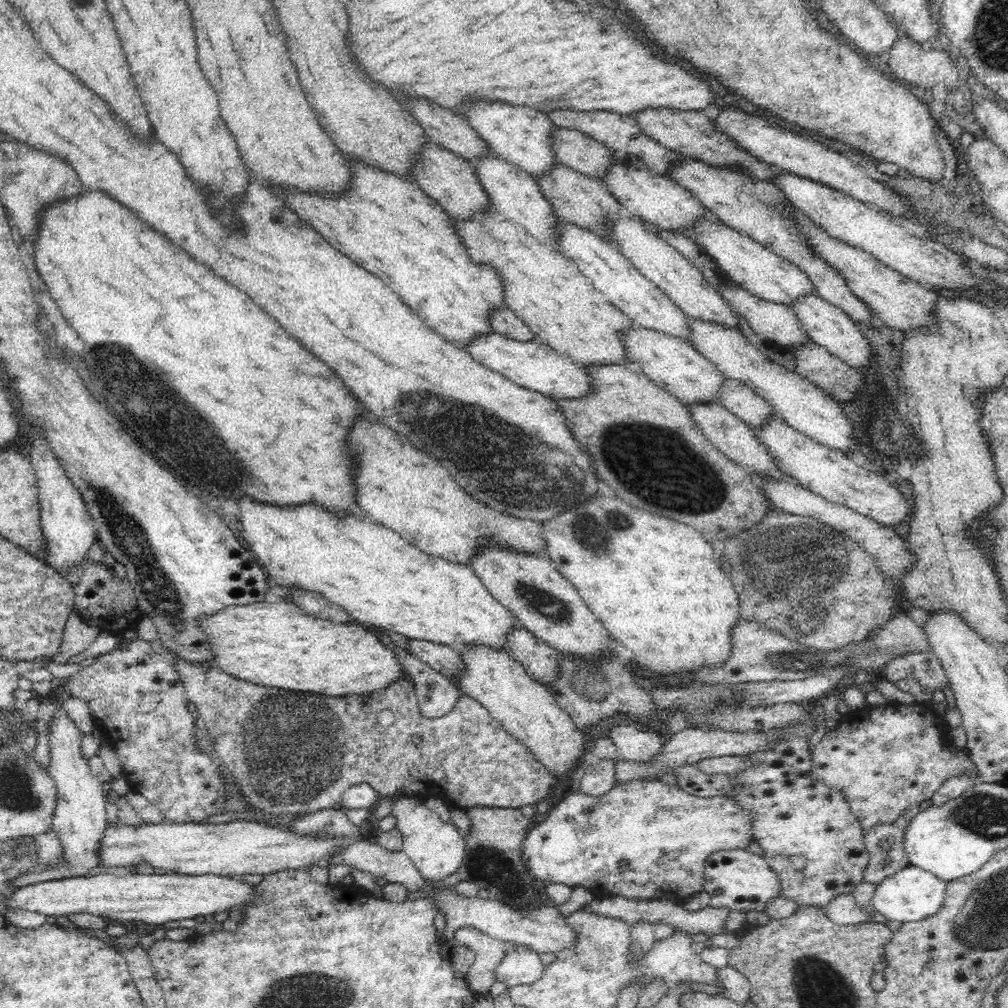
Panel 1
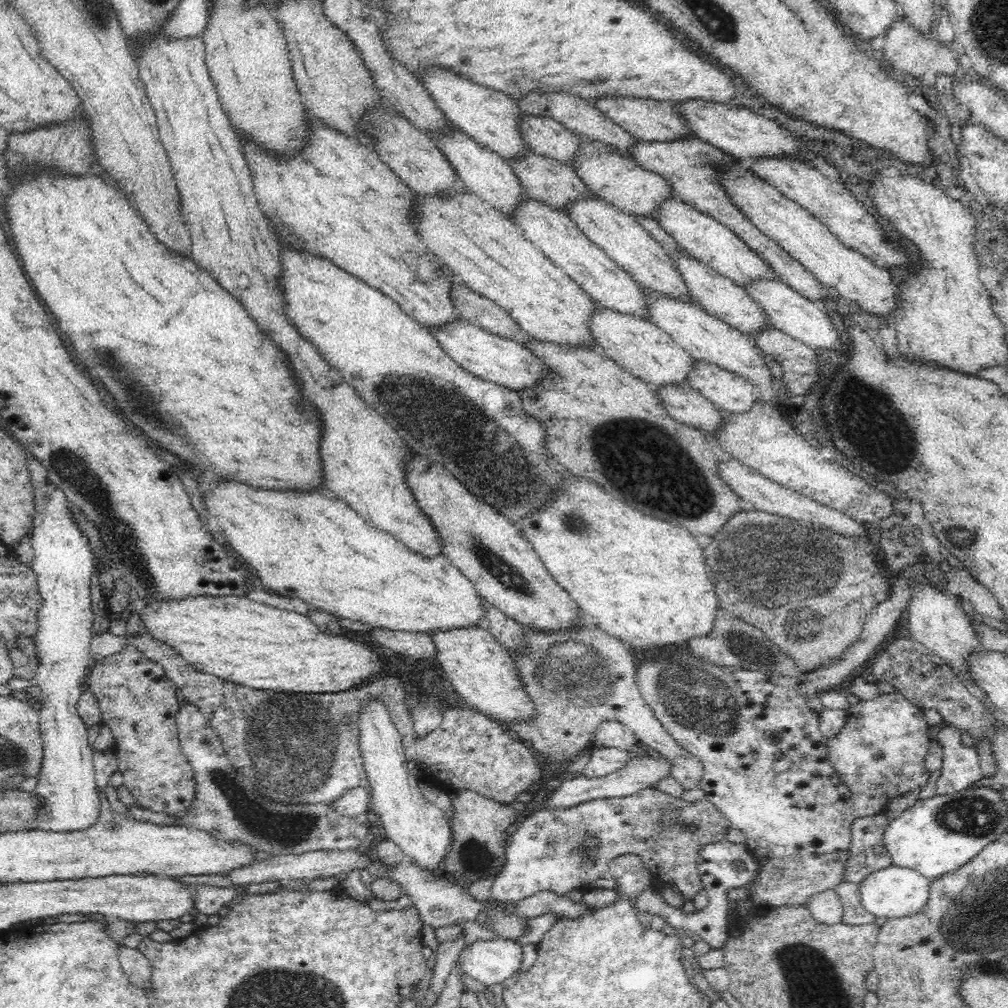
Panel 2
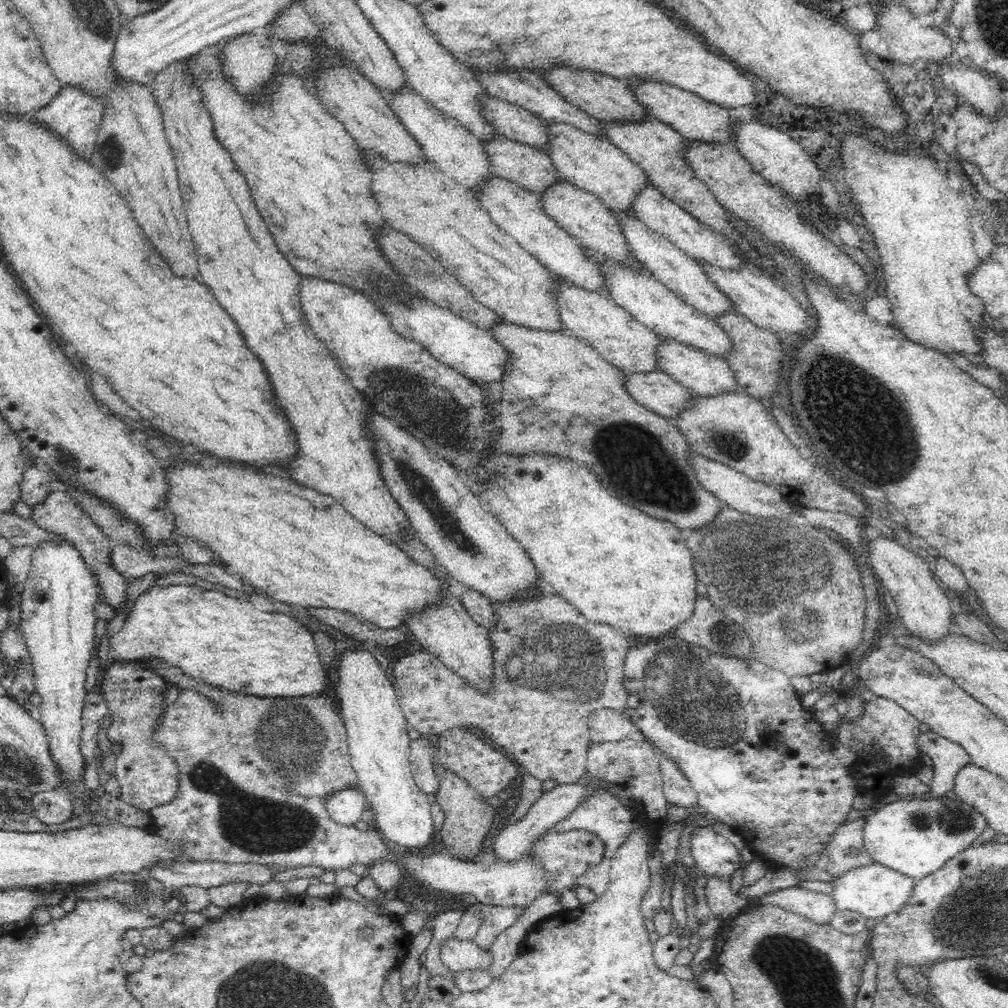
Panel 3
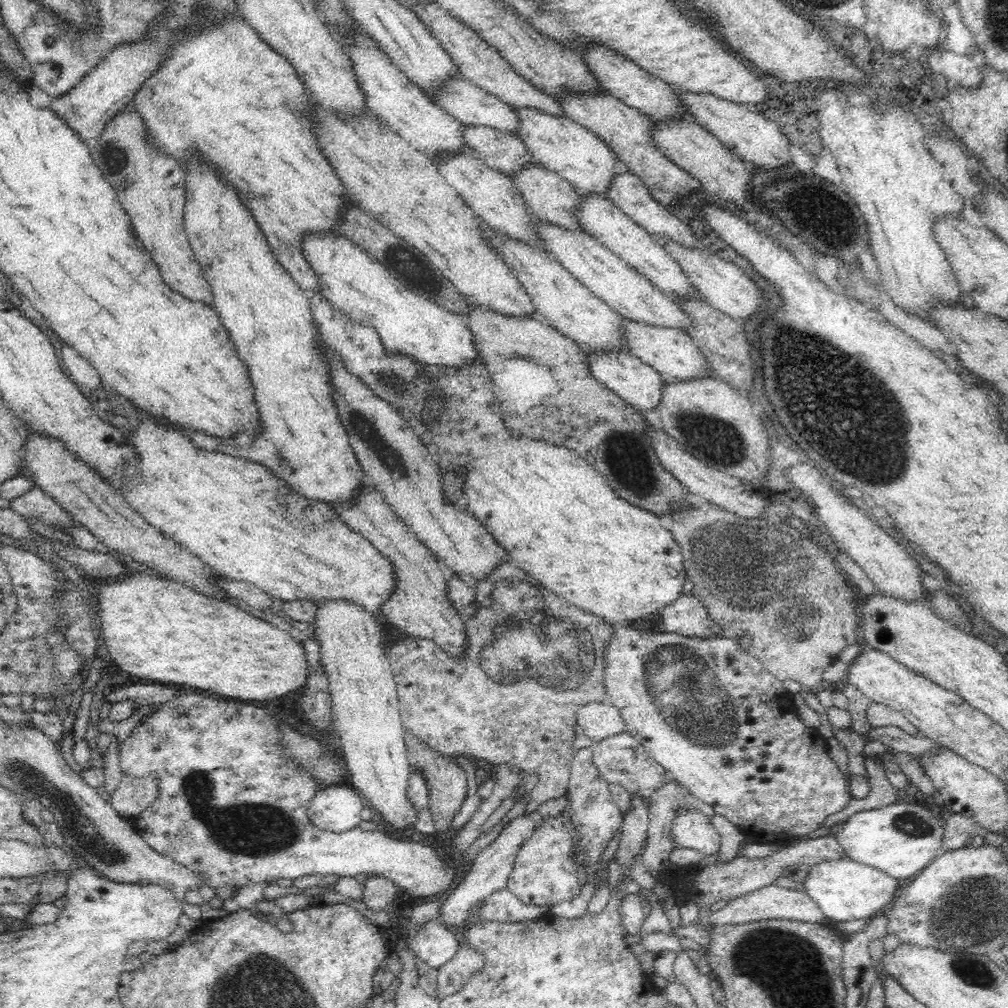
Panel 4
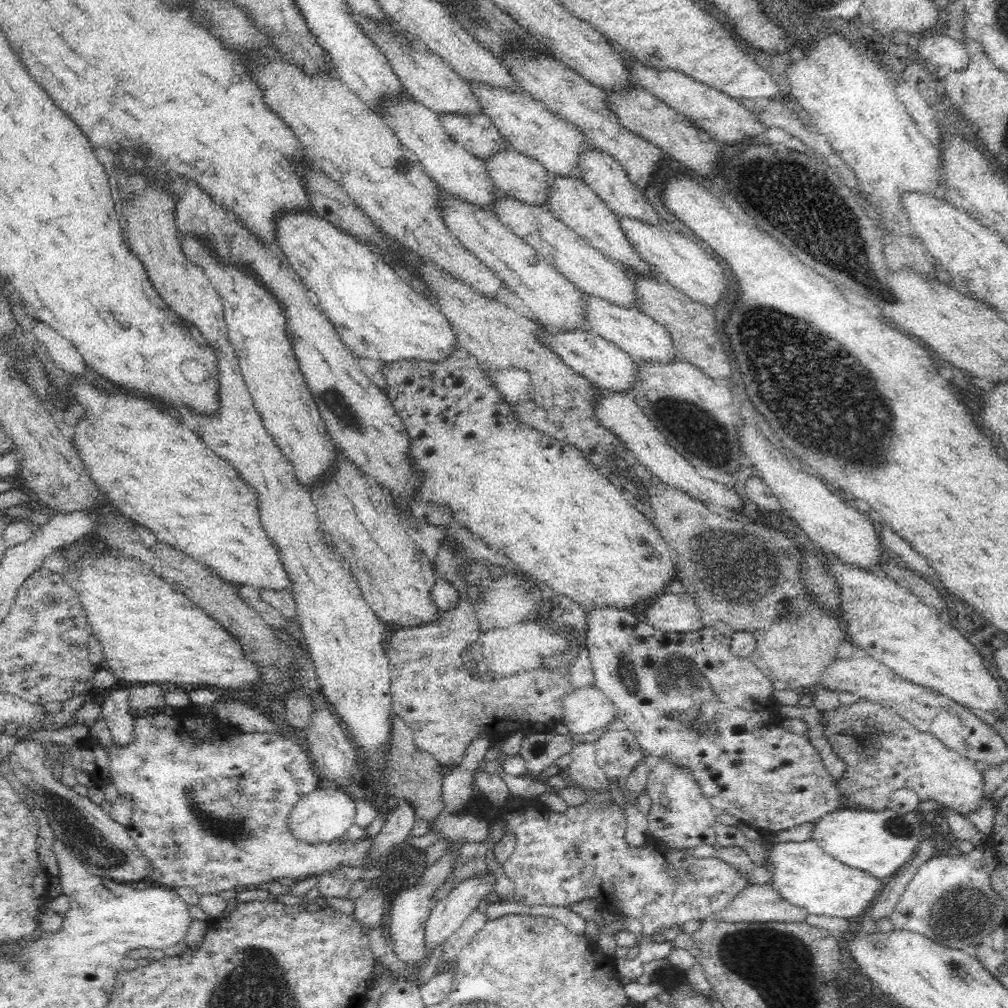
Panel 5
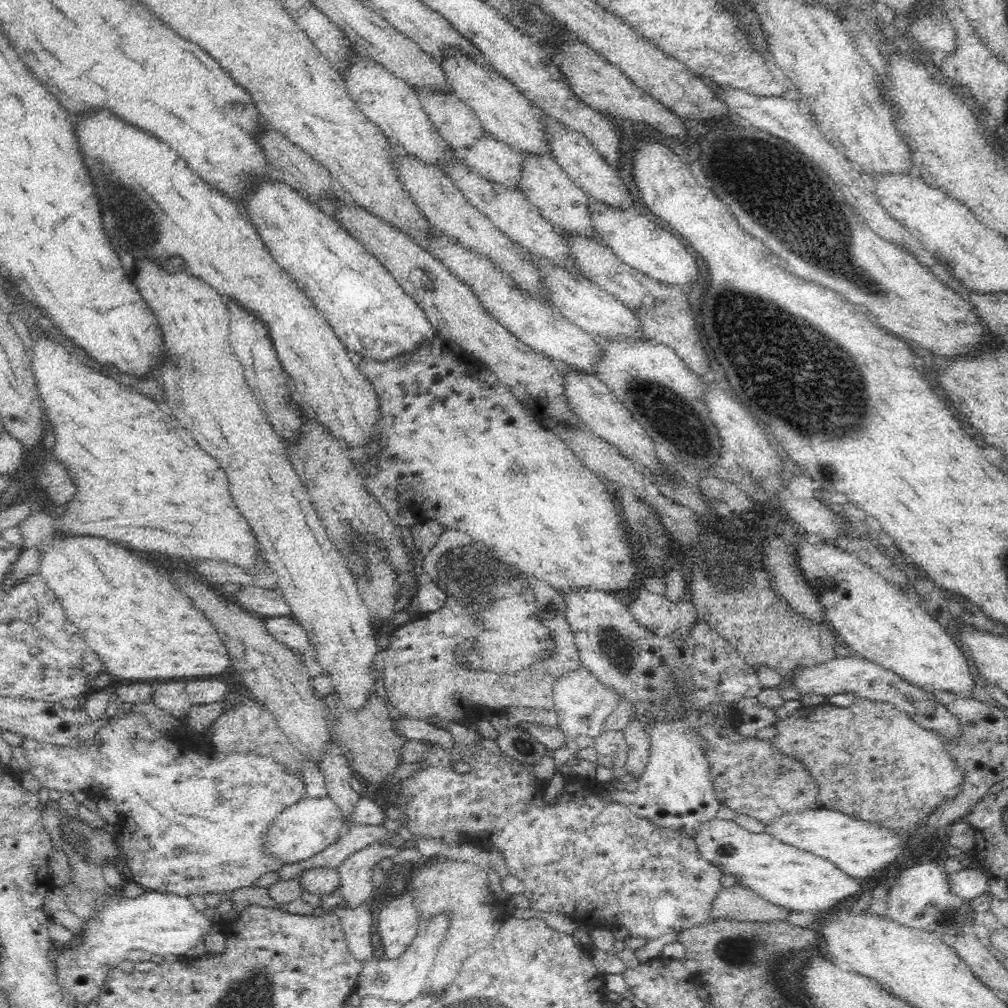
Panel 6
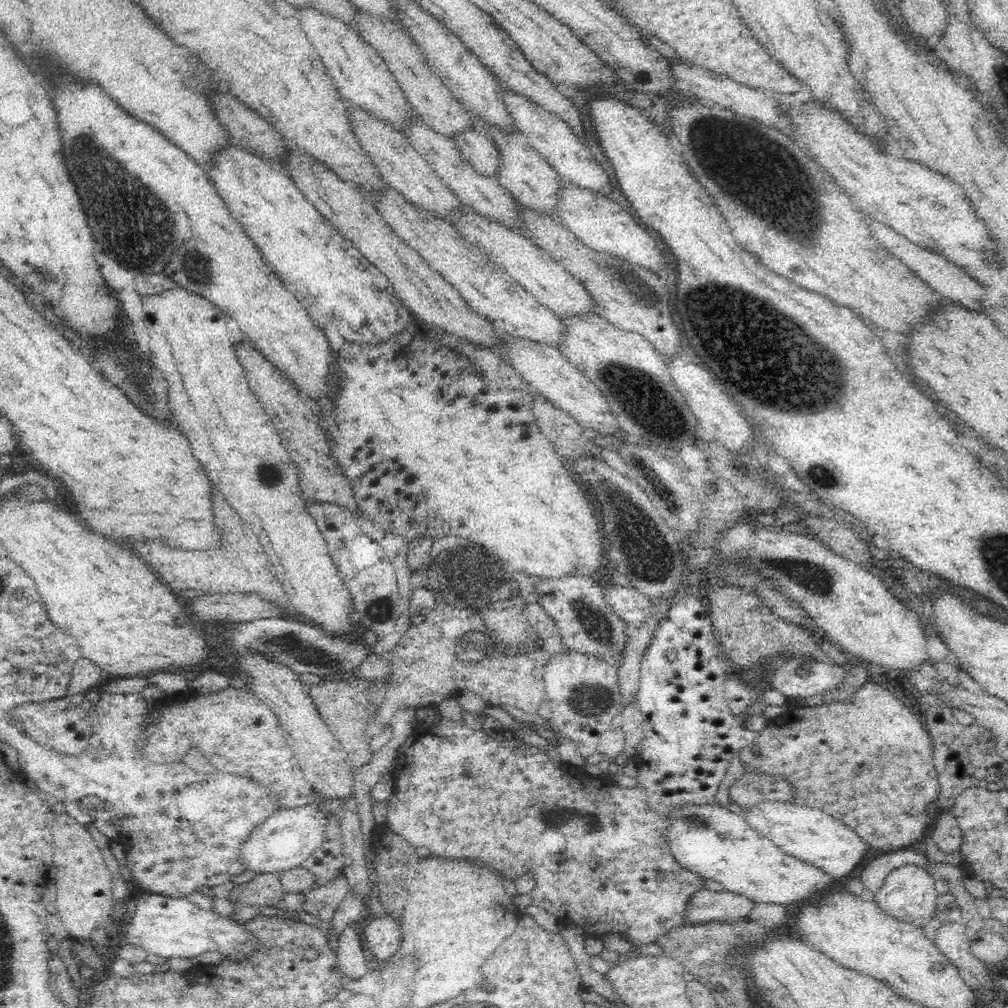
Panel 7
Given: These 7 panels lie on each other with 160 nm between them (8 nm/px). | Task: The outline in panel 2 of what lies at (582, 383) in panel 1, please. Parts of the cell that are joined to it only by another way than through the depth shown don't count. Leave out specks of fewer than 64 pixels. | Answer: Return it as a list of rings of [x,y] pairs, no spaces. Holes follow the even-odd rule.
[[[458,319],[439,327],[430,327],[429,331],[458,366],[482,380],[519,391],[533,387],[542,377],[545,379],[553,375],[553,370],[523,344],[486,332],[465,320]]]

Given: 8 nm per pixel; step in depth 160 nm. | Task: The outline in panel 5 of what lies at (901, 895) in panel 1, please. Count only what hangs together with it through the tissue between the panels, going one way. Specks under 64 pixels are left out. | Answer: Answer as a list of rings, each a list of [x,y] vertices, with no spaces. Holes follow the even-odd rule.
[[[762,838],[762,841],[769,844],[769,855],[764,866],[768,870],[768,866],[772,866],[771,885],[782,898],[804,908],[807,914],[836,916],[846,920],[856,916],[861,918],[882,890],[884,880],[842,864],[826,854],[815,840],[773,843]]]

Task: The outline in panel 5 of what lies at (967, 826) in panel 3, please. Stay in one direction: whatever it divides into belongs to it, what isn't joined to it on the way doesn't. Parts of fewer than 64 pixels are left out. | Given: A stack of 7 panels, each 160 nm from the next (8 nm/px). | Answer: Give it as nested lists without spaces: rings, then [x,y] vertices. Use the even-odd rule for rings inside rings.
[[[839,808],[815,820],[814,830],[810,838],[815,840],[826,854],[839,860],[842,864],[869,872],[878,879],[886,880],[913,857],[919,842],[925,838],[926,819],[928,819],[927,815],[916,811],[899,813],[888,808],[883,812],[872,812],[871,810]]]

